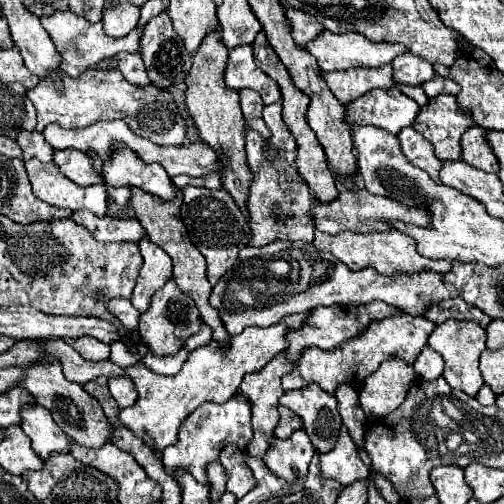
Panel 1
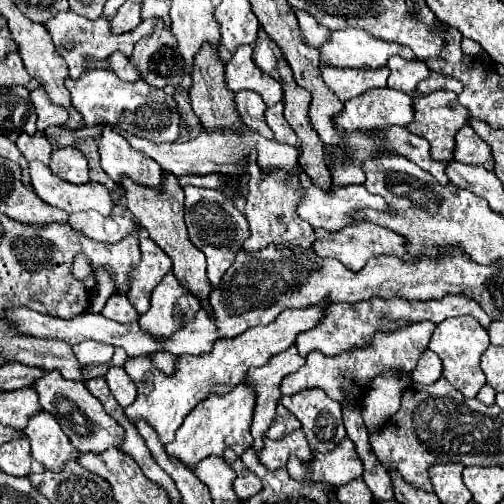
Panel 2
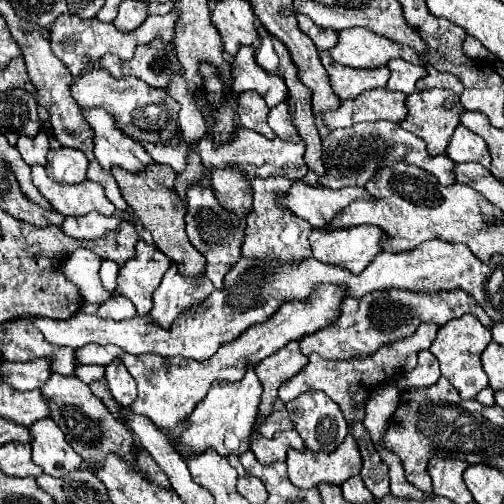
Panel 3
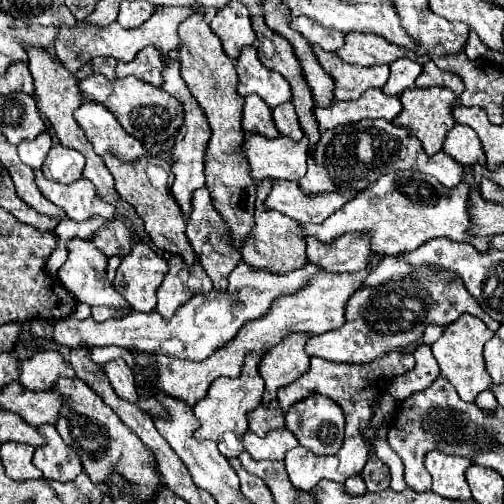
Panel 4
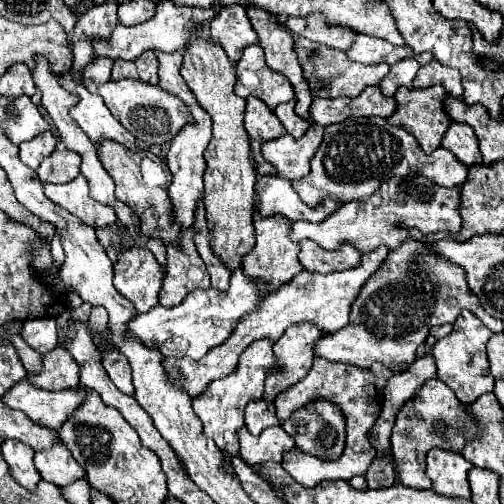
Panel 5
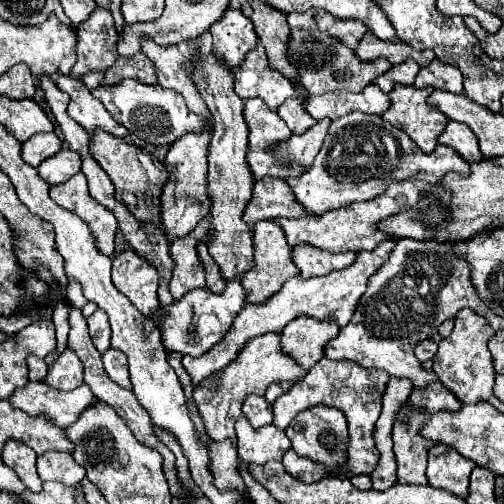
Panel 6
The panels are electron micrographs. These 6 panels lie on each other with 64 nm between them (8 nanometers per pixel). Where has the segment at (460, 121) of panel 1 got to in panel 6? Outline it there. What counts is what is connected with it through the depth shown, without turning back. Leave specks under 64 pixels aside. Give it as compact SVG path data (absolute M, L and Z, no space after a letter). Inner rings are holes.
M396 84L390 98L390 108L382 114L386 122L392 126L404 130L412 140L430 154L434 146L438 144L436 138L442 134L442 130L448 124L448 118L438 110L426 104L428 94L432 94L432 88L414 88Z

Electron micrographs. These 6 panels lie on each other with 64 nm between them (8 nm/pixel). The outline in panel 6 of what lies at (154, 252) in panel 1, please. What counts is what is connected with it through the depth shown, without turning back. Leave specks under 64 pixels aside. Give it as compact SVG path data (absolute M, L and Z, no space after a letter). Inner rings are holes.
M124 250L114 258L112 282L144 316L152 316L160 308L156 294L158 272L146 260L140 260L136 252Z

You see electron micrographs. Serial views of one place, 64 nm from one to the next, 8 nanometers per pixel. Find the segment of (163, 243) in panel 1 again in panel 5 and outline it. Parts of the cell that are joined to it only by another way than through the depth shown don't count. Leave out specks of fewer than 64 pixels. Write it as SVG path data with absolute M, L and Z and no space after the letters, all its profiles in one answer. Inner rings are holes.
M102 140L102 144L98 146L98 158L100 158L104 170L110 174L110 178L116 184L116 198L122 200L124 204L128 204L136 212L136 216L140 218L140 230L144 234L148 234L148 236L160 236L166 244L174 244L174 242L180 240L180 226L172 220L172 204L170 204L168 194L166 194L168 182L162 188L146 186L146 182L144 182L144 178L140 174L140 160L144 156L150 156L154 162L164 164L152 152L130 150L130 148L124 148L122 144L118 144L114 140Z

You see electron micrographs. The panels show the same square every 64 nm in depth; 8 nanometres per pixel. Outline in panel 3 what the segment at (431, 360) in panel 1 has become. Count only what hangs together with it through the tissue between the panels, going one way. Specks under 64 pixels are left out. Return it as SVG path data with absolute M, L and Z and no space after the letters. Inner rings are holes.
M430 350L418 352L418 366L410 372L406 372L402 378L396 380L400 392L405 392L412 388L426 388L436 384L440 378L440 368L436 364L436 358L432 356Z

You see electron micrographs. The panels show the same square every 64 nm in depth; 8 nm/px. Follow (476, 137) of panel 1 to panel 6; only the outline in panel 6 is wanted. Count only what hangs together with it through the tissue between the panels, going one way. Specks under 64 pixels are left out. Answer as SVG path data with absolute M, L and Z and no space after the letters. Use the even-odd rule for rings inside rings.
M450 120L448 126L444 128L444 132L438 136L438 142L444 144L444 146L456 148L464 156L464 160L468 160L468 164L484 160L474 132L462 122L452 122Z

